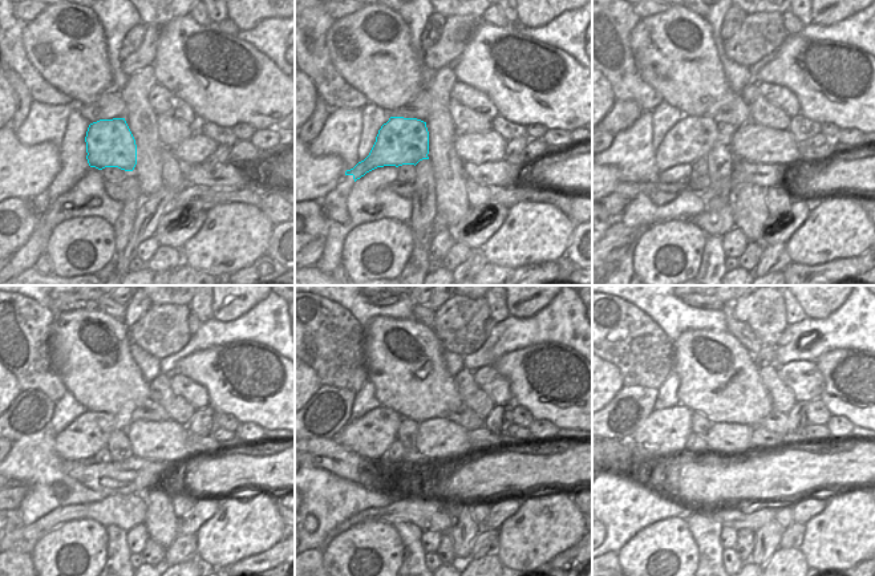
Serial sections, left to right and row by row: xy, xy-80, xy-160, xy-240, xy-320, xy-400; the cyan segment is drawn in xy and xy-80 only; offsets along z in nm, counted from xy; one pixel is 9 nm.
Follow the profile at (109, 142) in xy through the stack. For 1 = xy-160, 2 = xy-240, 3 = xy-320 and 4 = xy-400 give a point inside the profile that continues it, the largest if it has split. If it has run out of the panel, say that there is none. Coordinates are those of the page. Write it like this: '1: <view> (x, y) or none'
1: xy-160 (691, 138)
2: xy-240 (82, 438)
3: xy-320 (371, 435)
4: xy-400 (664, 434)

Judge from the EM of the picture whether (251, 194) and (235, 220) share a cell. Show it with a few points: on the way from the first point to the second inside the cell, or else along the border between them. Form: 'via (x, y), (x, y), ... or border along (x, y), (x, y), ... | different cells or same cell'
border along (215, 205), (251, 203), (258, 207) | different cells

